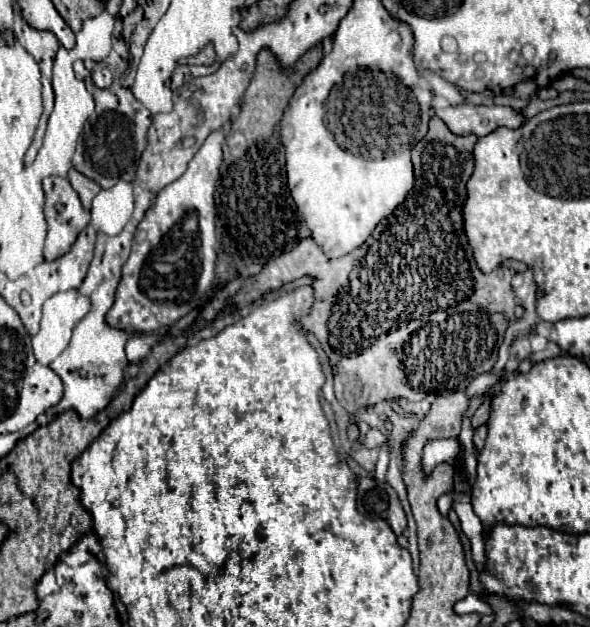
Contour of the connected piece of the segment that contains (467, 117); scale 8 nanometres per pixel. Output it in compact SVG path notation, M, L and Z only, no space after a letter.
M457 104L457 106L447 106L443 110L435 110L435 114L457 136L475 134L477 138L483 138L501 126L515 130L523 124L521 116L517 116L517 112L513 112L513 108L507 106Z

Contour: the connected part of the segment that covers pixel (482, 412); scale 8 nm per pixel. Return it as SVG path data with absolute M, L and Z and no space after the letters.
M485 400L483 404L481 404L481 408L475 412L475 416L473 416L473 426L477 428L477 426L481 426L481 424L485 424L487 420L489 420L489 408L491 408L491 402L489 400Z

